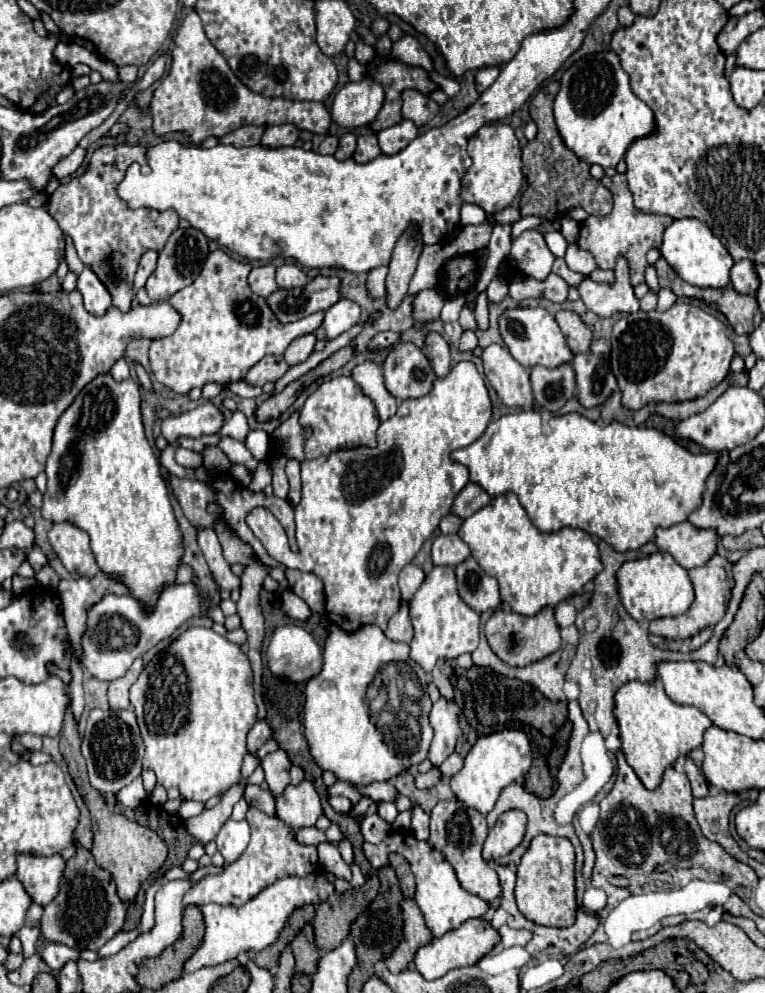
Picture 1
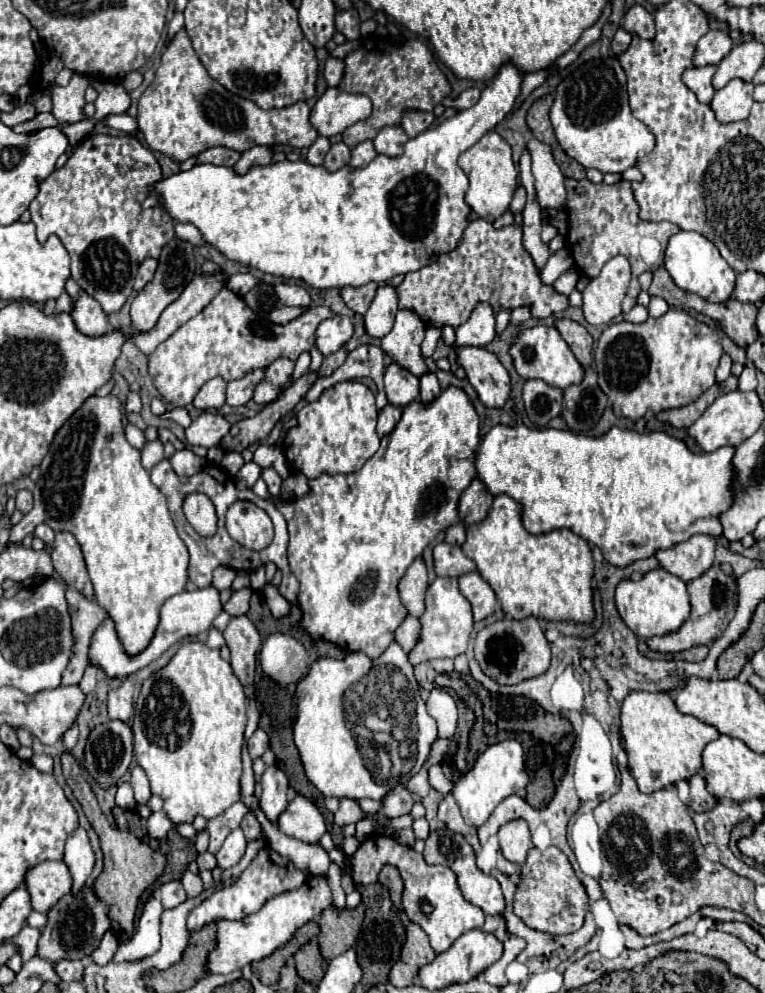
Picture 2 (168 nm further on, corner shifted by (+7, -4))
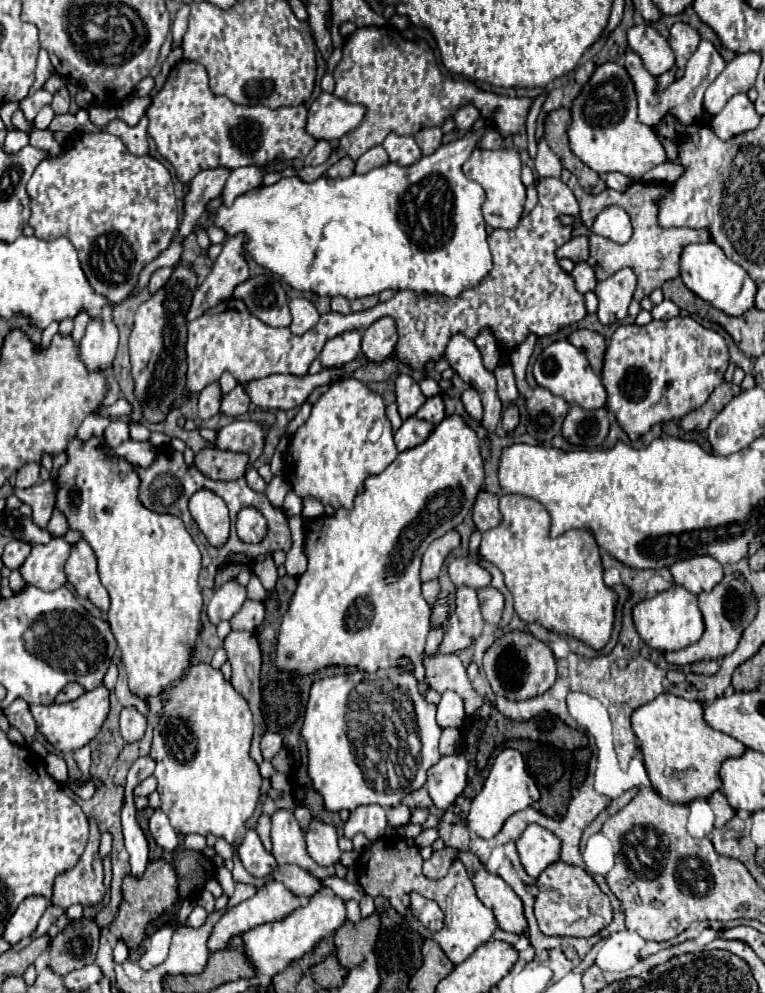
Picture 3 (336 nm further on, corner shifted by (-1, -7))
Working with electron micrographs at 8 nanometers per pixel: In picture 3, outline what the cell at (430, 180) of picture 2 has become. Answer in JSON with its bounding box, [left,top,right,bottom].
[208,120,492,300]

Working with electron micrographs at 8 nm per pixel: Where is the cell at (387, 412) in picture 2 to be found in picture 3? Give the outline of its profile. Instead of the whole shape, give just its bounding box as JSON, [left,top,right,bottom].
[394,416,434,452]

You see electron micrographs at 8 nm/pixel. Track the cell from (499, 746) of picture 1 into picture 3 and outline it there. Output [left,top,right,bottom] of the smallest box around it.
[468,750,540,838]

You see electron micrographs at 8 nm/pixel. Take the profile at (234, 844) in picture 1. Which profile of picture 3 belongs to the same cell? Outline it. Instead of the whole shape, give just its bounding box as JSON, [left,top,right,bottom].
[238,830,276,878]

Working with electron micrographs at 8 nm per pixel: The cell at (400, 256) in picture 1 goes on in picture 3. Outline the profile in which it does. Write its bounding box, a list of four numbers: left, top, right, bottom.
[362,318,398,364]

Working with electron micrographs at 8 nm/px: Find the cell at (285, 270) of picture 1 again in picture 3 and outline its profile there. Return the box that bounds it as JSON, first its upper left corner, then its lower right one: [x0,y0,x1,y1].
[290,298,318,334]

